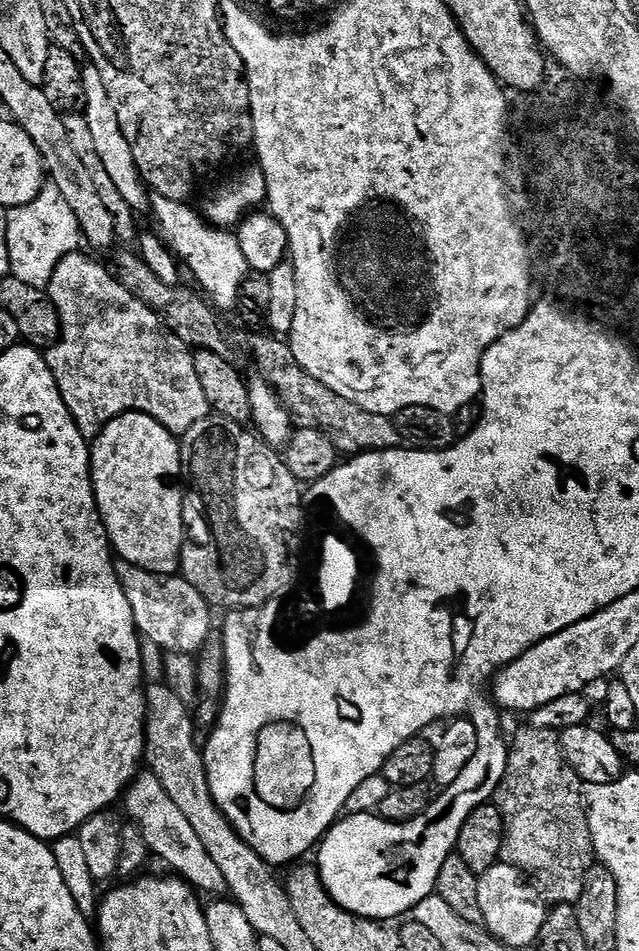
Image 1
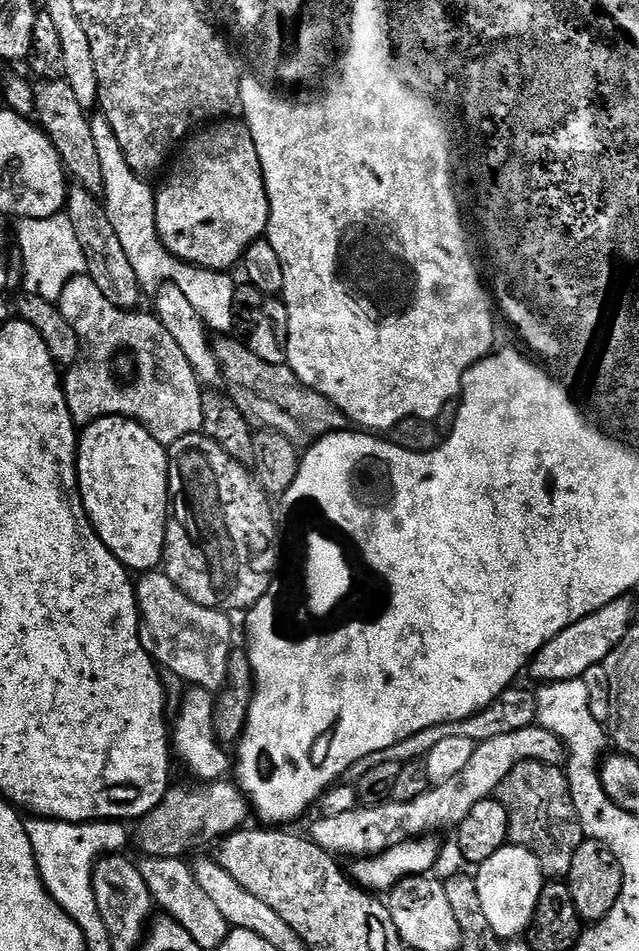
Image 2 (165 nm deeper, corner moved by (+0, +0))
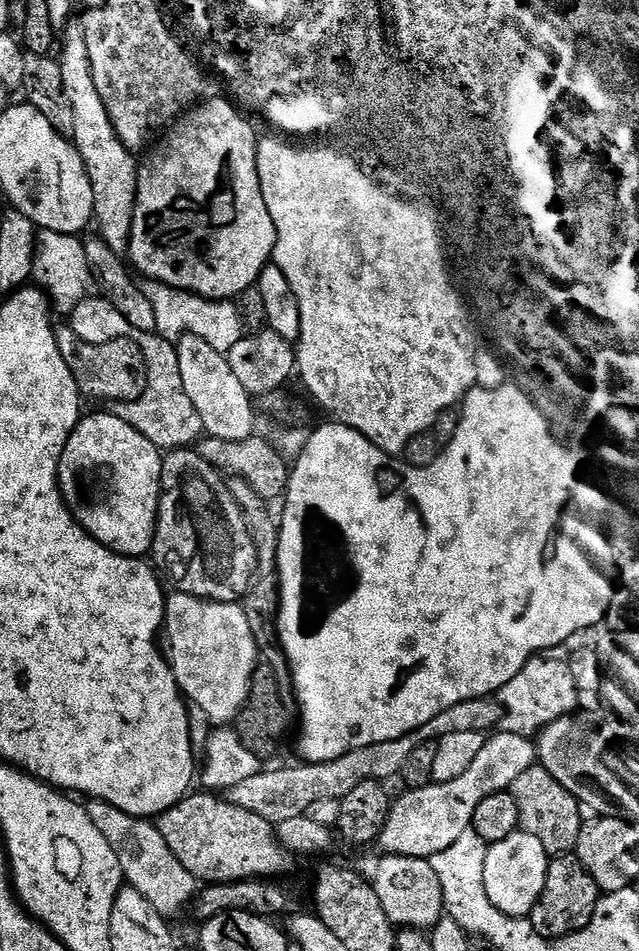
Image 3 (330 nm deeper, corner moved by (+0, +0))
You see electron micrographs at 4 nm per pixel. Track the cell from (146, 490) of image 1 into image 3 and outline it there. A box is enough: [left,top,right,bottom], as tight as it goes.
[60,411,164,558]

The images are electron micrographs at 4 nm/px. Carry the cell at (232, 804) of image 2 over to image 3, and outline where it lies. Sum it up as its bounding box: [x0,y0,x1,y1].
[226,699,502,826]

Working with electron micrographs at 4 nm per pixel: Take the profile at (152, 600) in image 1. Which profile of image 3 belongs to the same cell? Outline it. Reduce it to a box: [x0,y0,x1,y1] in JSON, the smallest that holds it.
[162,591,256,725]

